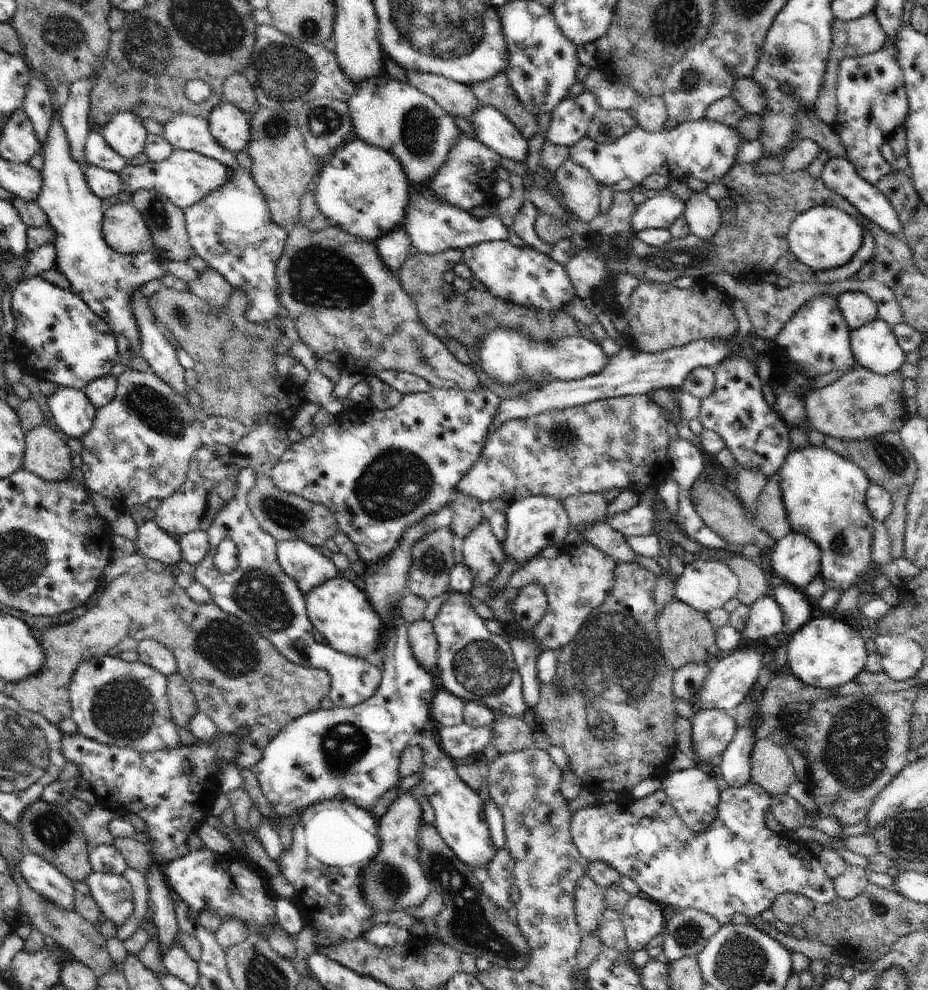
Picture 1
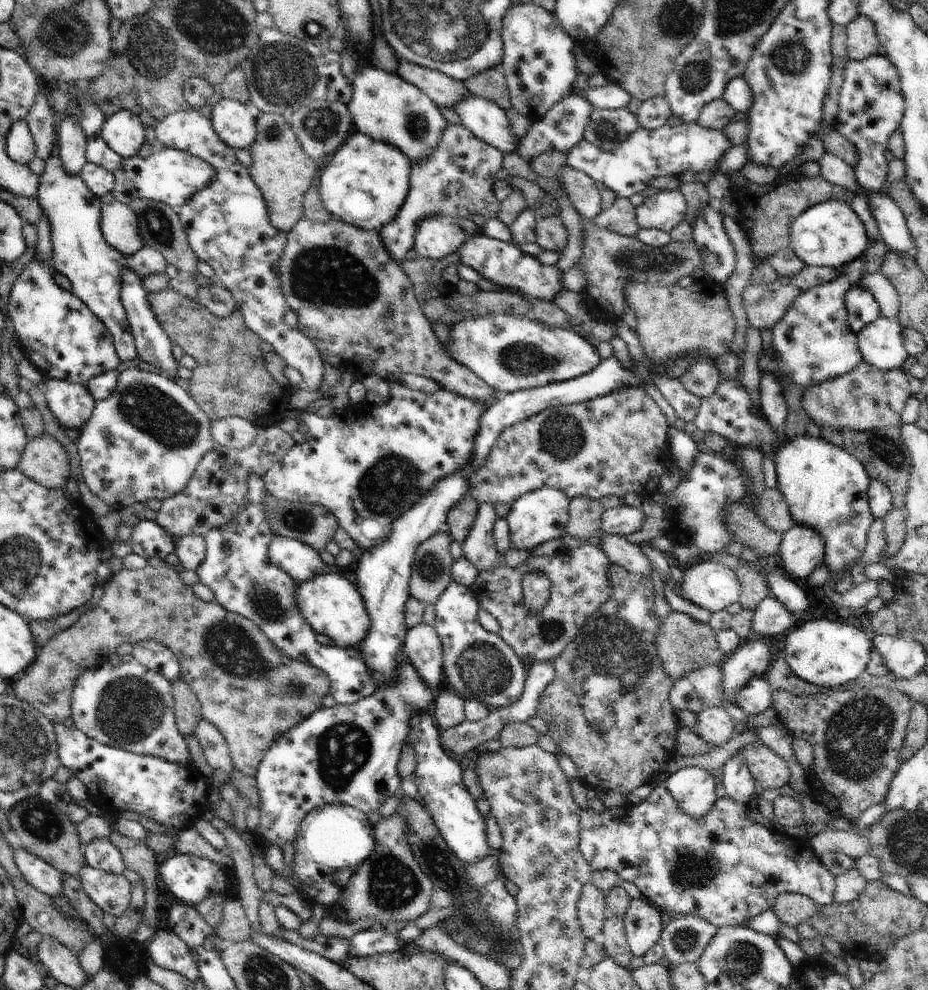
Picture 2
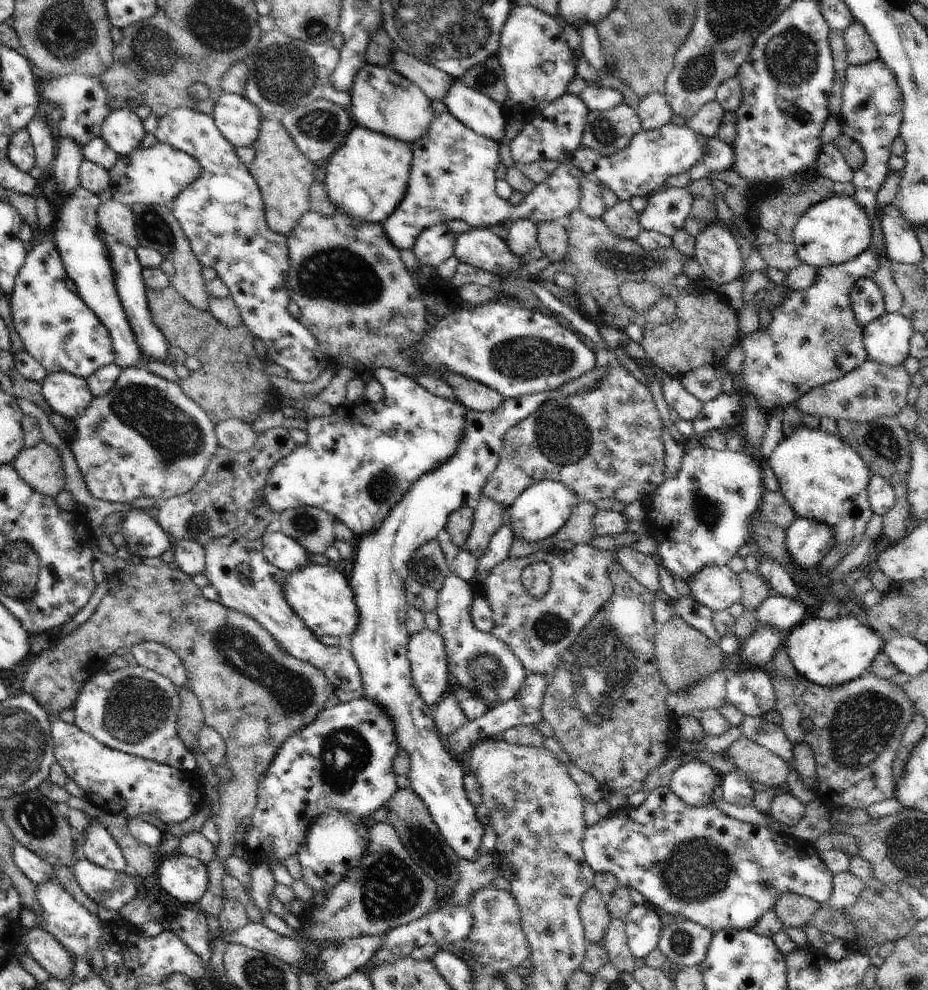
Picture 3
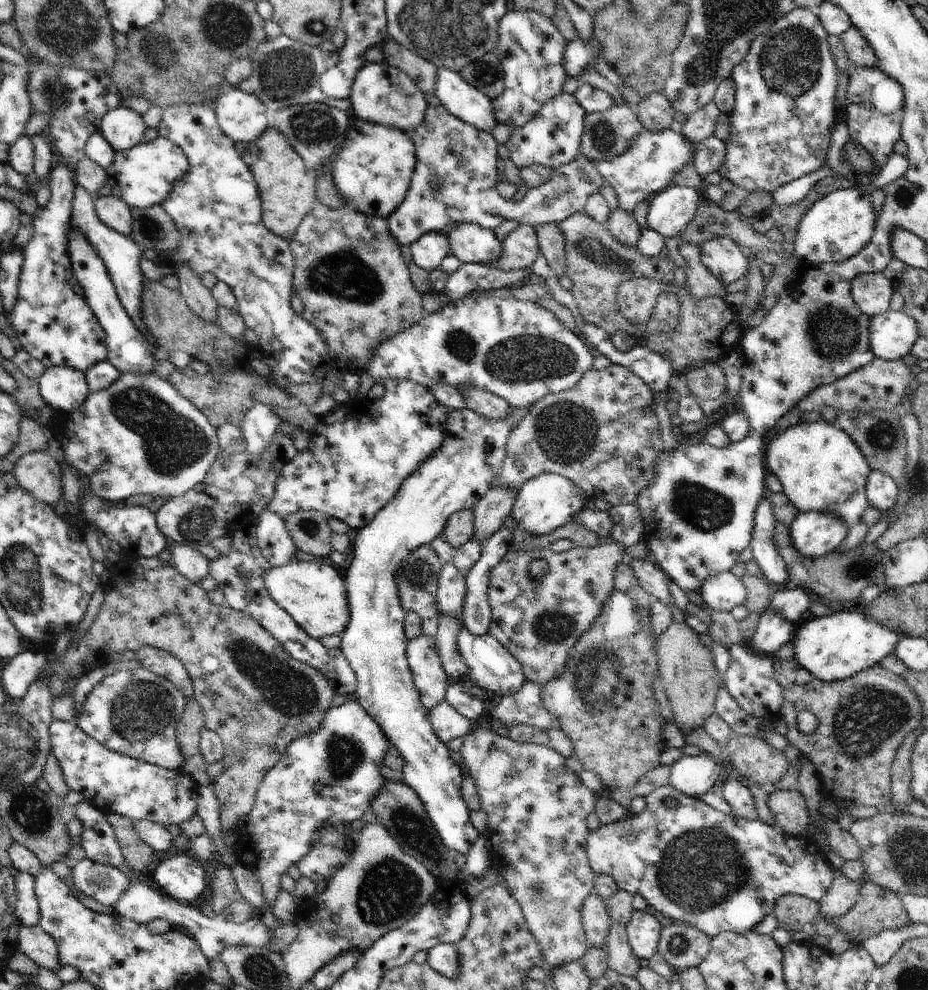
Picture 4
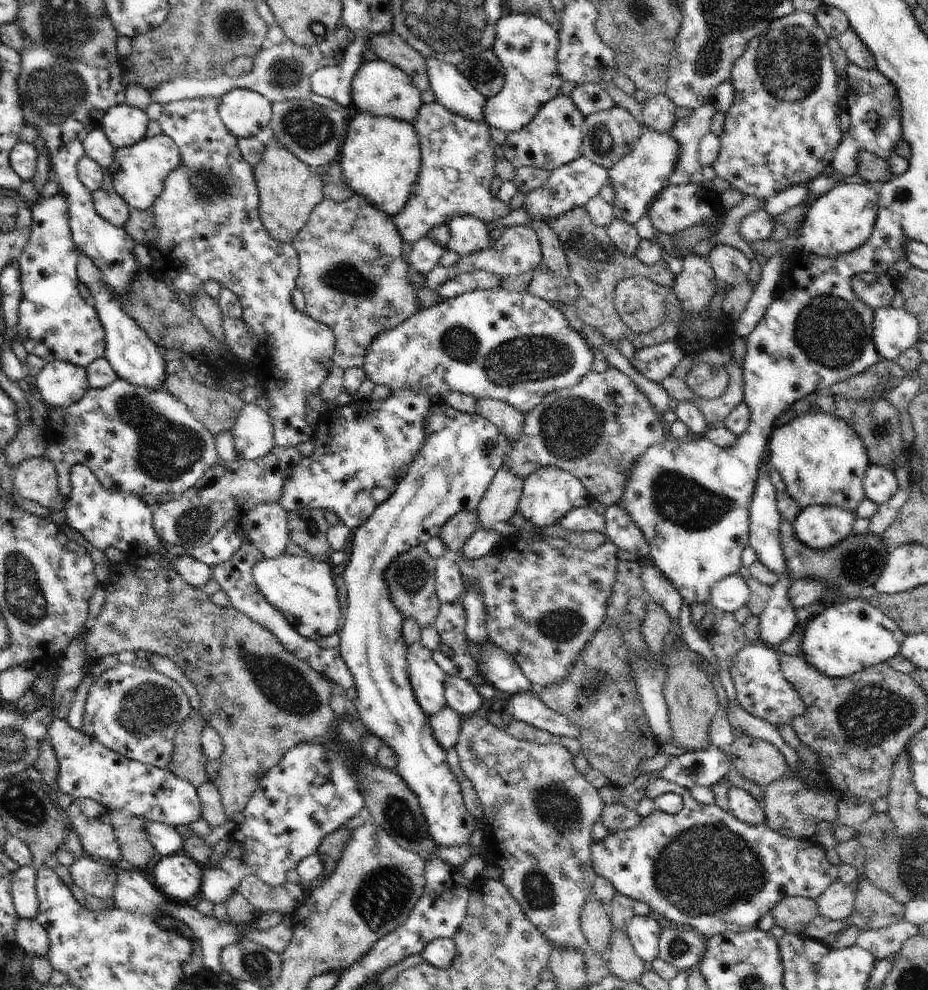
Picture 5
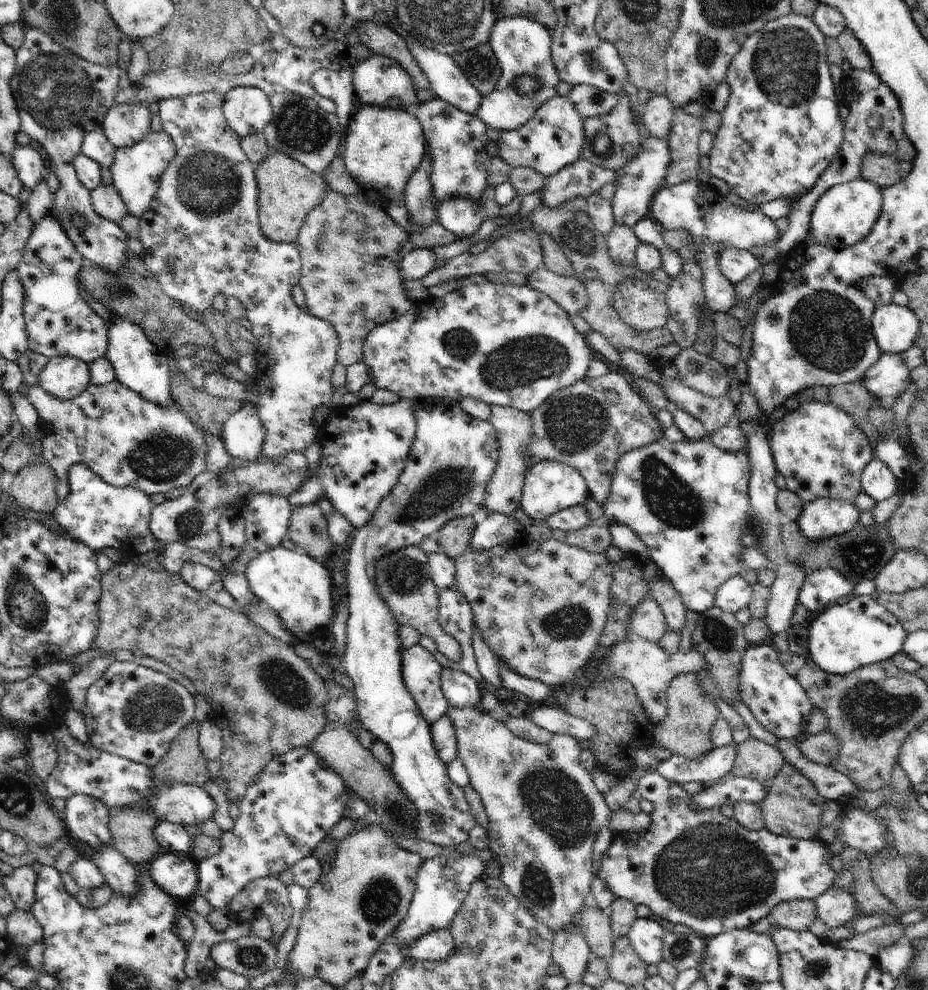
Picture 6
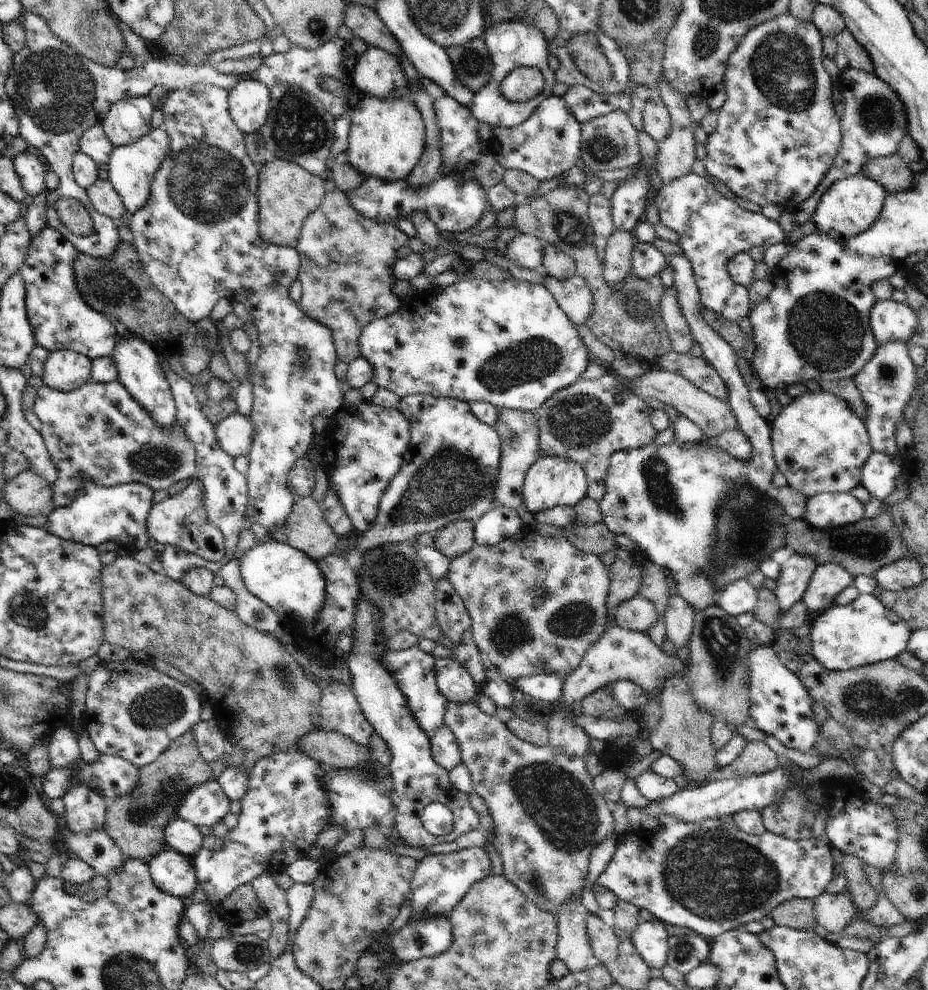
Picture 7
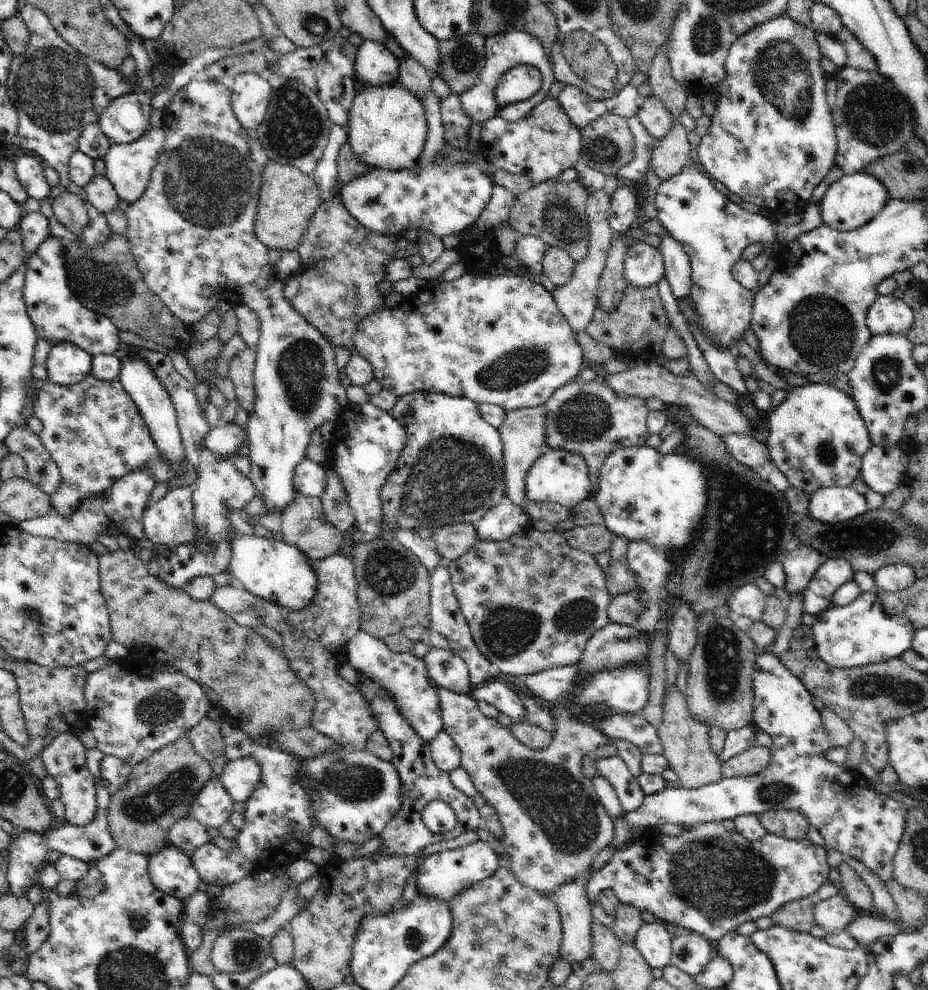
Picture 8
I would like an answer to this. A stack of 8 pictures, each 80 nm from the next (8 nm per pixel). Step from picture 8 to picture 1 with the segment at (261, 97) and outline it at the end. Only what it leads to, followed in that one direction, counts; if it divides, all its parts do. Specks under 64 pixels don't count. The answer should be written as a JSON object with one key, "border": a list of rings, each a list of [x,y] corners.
{"border":[[[220,103],[207,118],[212,138],[231,153],[247,148],[250,140],[250,116],[237,106]]]}

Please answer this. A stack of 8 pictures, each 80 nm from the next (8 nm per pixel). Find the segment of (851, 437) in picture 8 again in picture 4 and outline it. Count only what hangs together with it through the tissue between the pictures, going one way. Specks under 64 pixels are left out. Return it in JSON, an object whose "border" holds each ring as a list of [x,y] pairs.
{"border":[[[821,420],[815,423],[801,422],[777,434],[765,452],[765,465],[769,474],[775,474],[783,486],[783,493],[800,513],[816,511],[846,520],[848,530],[863,522],[863,514],[869,507],[866,485],[871,468],[849,434]]]}

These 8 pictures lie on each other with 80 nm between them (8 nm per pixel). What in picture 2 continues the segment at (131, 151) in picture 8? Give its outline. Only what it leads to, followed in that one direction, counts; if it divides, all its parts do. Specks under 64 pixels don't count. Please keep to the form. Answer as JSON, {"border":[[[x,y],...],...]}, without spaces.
{"border":[[[166,147],[158,150],[147,159],[138,155],[124,159],[113,172],[115,174],[115,187],[111,192],[116,201],[130,204],[135,198],[147,198],[160,201],[178,210],[191,200],[191,197],[207,187],[215,177],[215,168],[192,153]]]}

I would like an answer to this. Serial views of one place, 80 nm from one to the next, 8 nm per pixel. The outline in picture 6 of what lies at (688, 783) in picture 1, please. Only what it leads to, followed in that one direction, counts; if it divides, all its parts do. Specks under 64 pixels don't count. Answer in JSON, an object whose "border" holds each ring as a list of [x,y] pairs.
{"border":[[[736,744],[725,747],[713,747],[706,757],[689,759],[682,755],[673,755],[660,761],[656,769],[666,780],[686,784],[699,782],[701,785],[712,785],[724,780],[732,770],[736,756]]]}

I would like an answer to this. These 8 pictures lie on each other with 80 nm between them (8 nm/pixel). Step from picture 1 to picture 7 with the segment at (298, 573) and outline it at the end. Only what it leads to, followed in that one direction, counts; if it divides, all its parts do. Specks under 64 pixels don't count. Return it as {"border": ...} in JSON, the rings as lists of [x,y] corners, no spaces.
{"border":[[[194,84],[190,88],[184,88],[183,90],[176,90],[170,95],[168,99],[164,100],[162,104],[162,111],[164,112],[164,124],[161,128],[166,130],[170,140],[170,152],[168,156],[164,158],[164,162],[160,164],[160,168],[156,170],[154,174],[154,181],[150,188],[150,196],[146,200],[146,204],[132,214],[132,220],[130,220],[130,230],[134,236],[134,248],[138,252],[138,258],[142,262],[143,270],[146,272],[146,276],[150,278],[152,286],[162,292],[170,302],[172,302],[176,308],[176,311],[190,320],[192,323],[198,323],[199,320],[210,317],[210,314],[214,308],[214,305],[220,300],[220,298],[226,298],[232,303],[241,303],[247,308],[248,314],[250,314],[250,320],[254,322],[256,330],[258,330],[258,345],[260,349],[260,355],[256,360],[256,368],[254,368],[254,374],[252,374],[252,394],[254,397],[254,405],[252,406],[252,413],[249,415],[252,424],[254,424],[254,440],[252,440],[252,448],[250,448],[250,454],[248,459],[250,461],[250,468],[246,474],[248,482],[248,508],[246,508],[246,516],[248,521],[246,527],[248,527],[254,533],[257,542],[269,542],[273,541],[272,534],[276,530],[284,527],[284,522],[288,518],[288,514],[292,511],[292,506],[296,500],[296,496],[288,490],[288,472],[290,468],[300,460],[304,458],[309,450],[311,443],[314,438],[314,428],[312,426],[313,420],[318,415],[324,414],[324,416],[332,418],[338,410],[346,406],[345,393],[340,389],[340,380],[336,377],[335,366],[337,362],[337,353],[334,346],[334,340],[332,340],[332,330],[328,326],[324,326],[322,322],[316,322],[312,318],[308,318],[302,310],[300,310],[299,304],[290,300],[288,296],[288,290],[292,283],[298,279],[298,272],[301,266],[300,254],[296,251],[295,247],[284,247],[274,246],[274,244],[268,244],[258,236],[258,218],[259,218],[259,201],[258,201],[258,188],[259,188],[259,173],[261,170],[260,165],[254,164],[248,157],[246,151],[246,134],[242,132],[238,126],[234,125],[234,120],[228,112],[228,90],[213,86],[210,84]]]}

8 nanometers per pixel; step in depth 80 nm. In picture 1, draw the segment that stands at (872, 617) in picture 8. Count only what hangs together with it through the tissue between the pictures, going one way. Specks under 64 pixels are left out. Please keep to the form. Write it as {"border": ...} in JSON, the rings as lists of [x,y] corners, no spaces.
{"border":[[[832,617],[811,618],[798,629],[787,646],[788,670],[805,685],[831,689],[856,678],[865,669],[866,642],[846,621]]]}

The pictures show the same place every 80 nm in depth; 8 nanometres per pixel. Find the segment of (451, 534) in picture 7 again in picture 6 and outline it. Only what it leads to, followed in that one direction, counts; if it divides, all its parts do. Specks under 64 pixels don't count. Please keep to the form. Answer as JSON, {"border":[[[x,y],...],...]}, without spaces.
{"border":[[[472,515],[456,517],[447,522],[437,533],[441,551],[455,559],[468,550],[476,522]]]}

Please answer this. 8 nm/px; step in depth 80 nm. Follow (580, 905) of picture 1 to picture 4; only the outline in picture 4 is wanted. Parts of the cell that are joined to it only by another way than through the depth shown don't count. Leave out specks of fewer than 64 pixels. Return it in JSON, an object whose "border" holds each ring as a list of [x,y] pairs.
{"border":[[[591,892],[582,903],[580,914],[588,942],[594,947],[604,948],[610,927],[613,925],[608,904]]]}

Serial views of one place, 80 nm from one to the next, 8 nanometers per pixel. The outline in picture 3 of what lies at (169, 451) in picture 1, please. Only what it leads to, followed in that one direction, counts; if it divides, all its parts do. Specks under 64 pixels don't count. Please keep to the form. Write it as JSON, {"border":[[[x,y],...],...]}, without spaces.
{"border":[[[136,366],[123,368],[114,388],[104,396],[93,398],[87,406],[85,413],[73,421],[76,425],[76,433],[70,437],[64,438],[64,440],[68,442],[68,446],[75,456],[90,494],[94,498],[108,500],[108,502],[120,502],[120,504],[128,502],[128,504],[130,504],[130,502],[132,503],[139,499],[140,496],[153,496],[155,499],[162,499],[165,501],[171,496],[184,494],[187,490],[190,490],[191,486],[194,486],[195,482],[198,482],[198,479],[205,471],[206,465],[219,447],[219,442],[217,441],[215,433],[215,424],[210,420],[209,414],[206,414],[203,408],[200,408],[189,396],[186,396],[182,387],[177,382],[150,373],[149,369],[144,370],[144,368],[138,368]]]}

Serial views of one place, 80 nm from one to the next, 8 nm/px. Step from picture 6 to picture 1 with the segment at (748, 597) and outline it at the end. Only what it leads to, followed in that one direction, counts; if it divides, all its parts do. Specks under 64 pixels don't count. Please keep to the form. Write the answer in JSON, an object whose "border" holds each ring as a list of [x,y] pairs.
{"border":[[[699,559],[685,565],[675,589],[676,599],[709,613],[721,609],[728,600],[737,596],[739,578],[726,562]]]}

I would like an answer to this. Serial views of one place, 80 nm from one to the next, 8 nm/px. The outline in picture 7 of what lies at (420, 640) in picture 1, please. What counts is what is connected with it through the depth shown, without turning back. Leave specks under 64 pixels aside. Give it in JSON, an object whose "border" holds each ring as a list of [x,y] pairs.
{"border":[[[418,645],[402,651],[386,648],[384,654],[382,654],[382,664],[386,664],[390,674],[398,682],[398,688],[406,696],[406,702],[408,702],[408,708],[410,708],[413,718],[416,718],[418,726],[426,732],[428,738],[433,738],[434,734],[438,732],[438,728],[443,725],[444,712],[446,711],[446,704],[448,704],[446,696],[438,689],[436,684],[434,662],[435,657],[422,652]]]}

